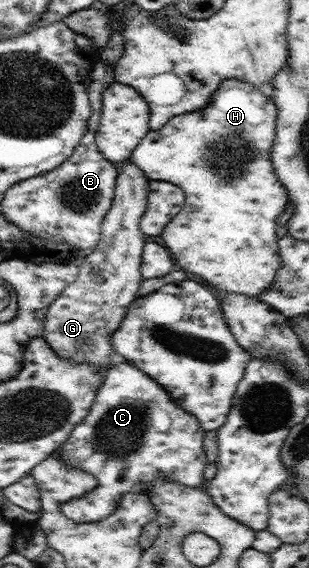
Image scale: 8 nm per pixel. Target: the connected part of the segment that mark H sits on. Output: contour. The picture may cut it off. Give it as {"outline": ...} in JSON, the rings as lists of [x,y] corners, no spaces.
{"outline":[[[227,78],[221,82],[217,91],[213,93],[209,105],[201,111],[193,111],[191,113],[183,113],[180,116],[172,117],[163,128],[158,130],[149,130],[147,135],[139,142],[139,145],[131,153],[129,161],[133,161],[150,181],[168,181],[178,185],[185,193],[185,203],[181,211],[165,226],[159,240],[172,253],[172,257],[185,270],[202,277],[204,280],[213,284],[221,291],[227,291],[227,294],[237,293],[247,296],[261,295],[267,289],[272,288],[274,278],[279,266],[281,266],[281,257],[279,257],[279,245],[277,237],[277,218],[284,213],[289,201],[287,189],[281,185],[281,181],[277,179],[273,161],[271,161],[271,152],[273,144],[277,139],[277,109],[275,102],[272,100],[271,94],[263,94],[261,89],[249,83],[247,80],[239,78]]]}

